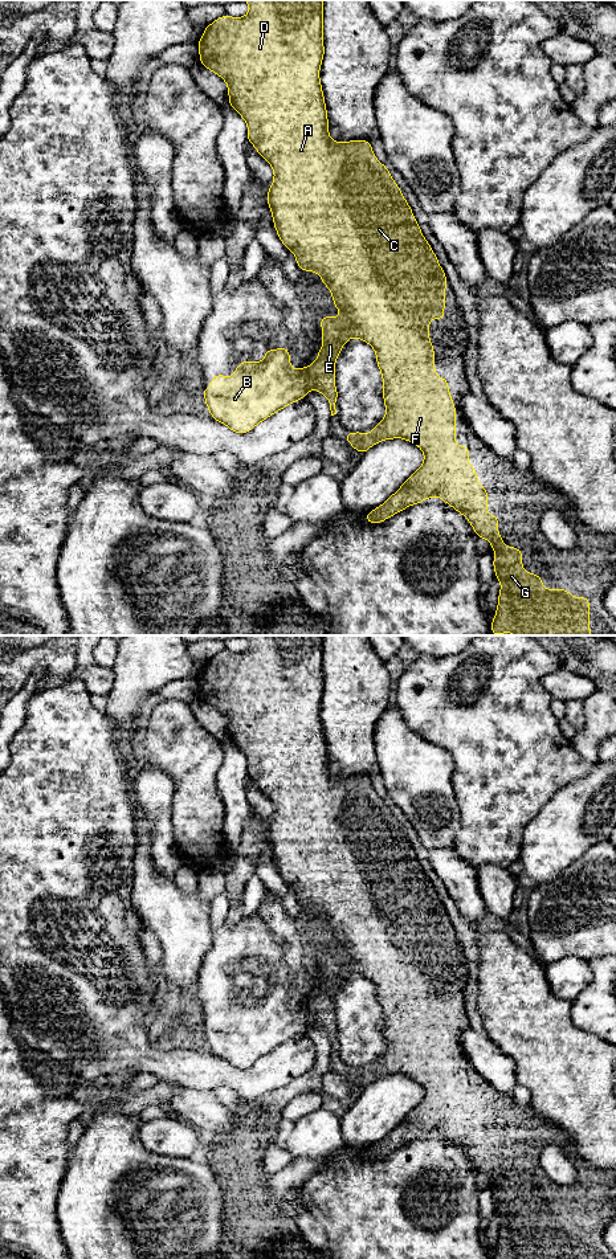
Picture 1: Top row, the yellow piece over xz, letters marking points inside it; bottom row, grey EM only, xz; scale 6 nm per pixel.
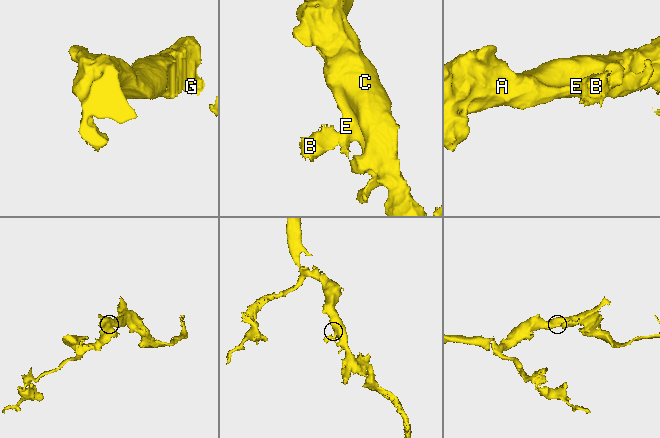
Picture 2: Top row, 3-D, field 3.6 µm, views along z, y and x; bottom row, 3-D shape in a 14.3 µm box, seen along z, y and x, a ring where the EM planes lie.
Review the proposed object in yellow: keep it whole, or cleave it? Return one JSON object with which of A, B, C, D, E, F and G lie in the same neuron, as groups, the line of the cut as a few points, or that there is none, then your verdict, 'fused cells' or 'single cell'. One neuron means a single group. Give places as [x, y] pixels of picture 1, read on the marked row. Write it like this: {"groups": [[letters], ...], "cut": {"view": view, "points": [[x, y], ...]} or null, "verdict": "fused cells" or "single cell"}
{"groups": [["A", "C", "D", "E", "F", "G"], ["B"]], "cut": {"view": "xz", "points": [[308, 368], [308, 385], [310, 388]]}, "verdict": "fused cells"}

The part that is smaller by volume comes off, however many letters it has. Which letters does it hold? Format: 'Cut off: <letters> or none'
Cut off: B

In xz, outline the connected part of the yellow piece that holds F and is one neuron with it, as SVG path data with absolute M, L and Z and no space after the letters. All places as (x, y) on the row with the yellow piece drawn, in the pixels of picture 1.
M245 0L249 12L244 17L231 17L223 15L216 21L205 26L204 34L197 42L200 53L200 65L208 68L211 71L220 75L228 85L229 106L233 107L248 124L248 142L250 142L257 152L272 165L274 171L273 185L268 189L268 205L272 210L274 228L281 242L293 252L297 259L298 269L305 271L315 271L319 274L322 282L331 291L334 306L342 312L340 316L322 316L322 338L323 344L318 352L318 357L309 367L309 387L317 392L323 393L330 402L331 416L336 414L335 402L338 391L335 388L335 361L342 351L342 347L351 338L362 339L368 343L376 352L376 363L383 377L383 398L385 404L385 417L382 422L374 426L372 433L348 433L344 436L346 441L351 443L360 454L366 453L371 446L392 438L403 438L417 445L424 453L424 462L416 473L413 473L401 487L391 495L382 506L376 507L366 515L368 523L383 523L387 518L403 511L404 508L419 504L431 496L438 496L445 503L452 506L456 511L462 514L472 524L477 537L485 537L494 548L494 572L501 583L501 592L498 596L498 608L495 617L491 620L490 633L499 635L501 633L513 633L514 635L591 635L590 630L590 598L571 597L568 589L544 589L542 577L535 573L526 573L522 565L522 551L515 547L505 547L503 537L498 535L498 516L488 514L488 490L477 482L477 469L469 466L469 447L456 445L456 406L449 393L446 377L437 377L435 371L435 350L429 340L429 320L444 319L445 307L445 286L448 285L444 270L441 269L436 254L431 245L424 238L421 229L412 213L411 207L405 201L400 188L393 181L389 171L374 155L370 140L350 140L334 142L329 135L327 110L323 98L322 85L319 79L319 69L322 65L325 46L323 46L323 0Z

